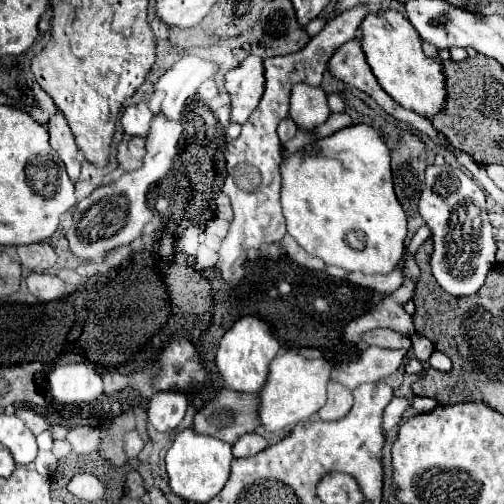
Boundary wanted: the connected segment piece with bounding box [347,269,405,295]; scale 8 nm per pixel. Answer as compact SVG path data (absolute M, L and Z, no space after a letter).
M393 269L387 275L363 275L363 273L351 273L347 277L353 285L363 285L363 287L371 287L377 289L381 293L391 295L403 281L405 281L405 269Z

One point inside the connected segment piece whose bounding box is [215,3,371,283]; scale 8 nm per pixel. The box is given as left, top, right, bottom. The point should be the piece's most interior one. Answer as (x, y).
(253, 183)

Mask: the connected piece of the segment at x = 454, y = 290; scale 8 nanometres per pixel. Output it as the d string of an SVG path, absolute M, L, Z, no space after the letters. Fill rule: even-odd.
M429 165L425 169L425 189L421 193L419 213L433 233L435 251L431 257L431 267L437 283L455 297L477 293L479 287L485 283L487 271L495 263L497 251L493 227L487 221L483 189L461 169L455 169L451 165ZM447 173L453 175L451 187L441 185L441 179Z

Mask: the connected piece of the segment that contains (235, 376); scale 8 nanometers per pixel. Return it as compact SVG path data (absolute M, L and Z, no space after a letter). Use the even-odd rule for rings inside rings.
M241 317L219 341L217 349L217 369L229 389L243 391L243 393L259 393L267 381L269 375L269 363L279 353L281 344L274 335L271 328L263 323L259 317Z

